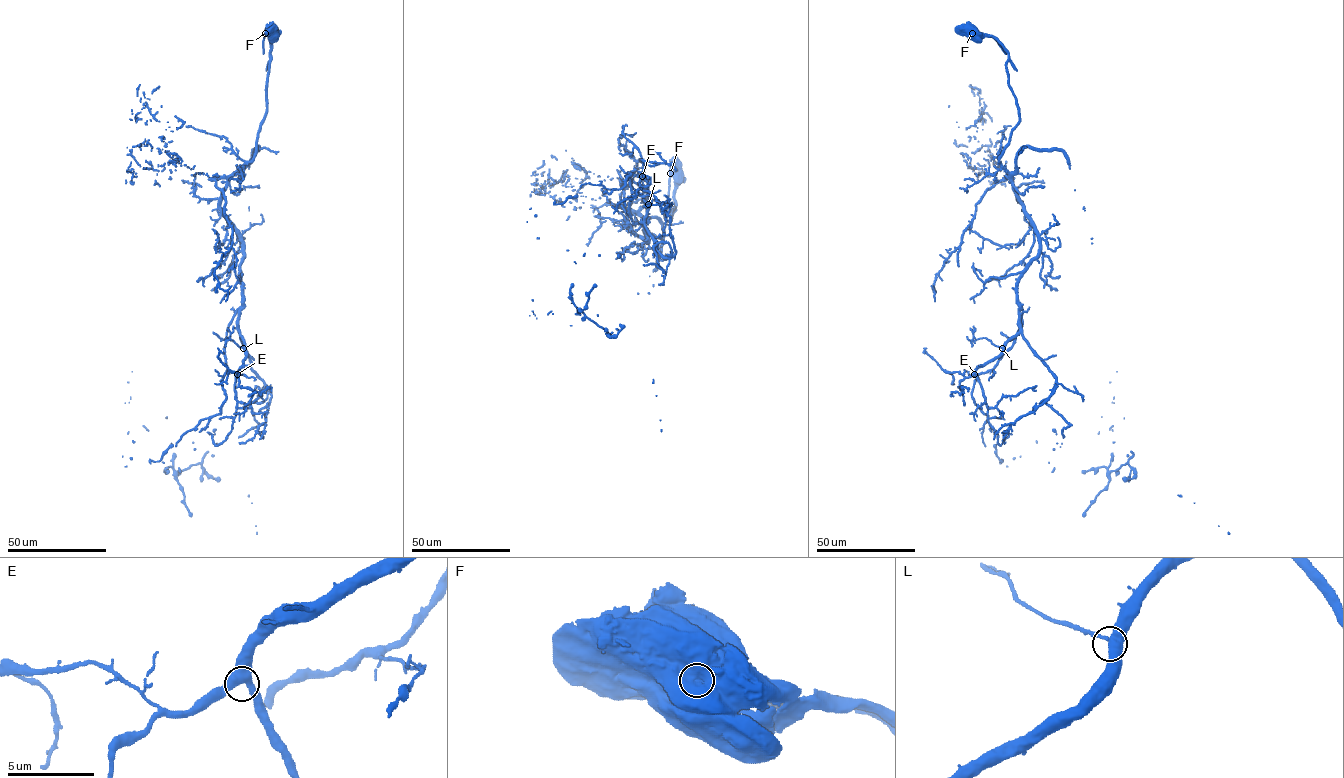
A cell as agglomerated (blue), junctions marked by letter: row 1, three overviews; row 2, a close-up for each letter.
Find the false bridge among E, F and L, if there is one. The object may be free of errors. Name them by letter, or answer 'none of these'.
F

